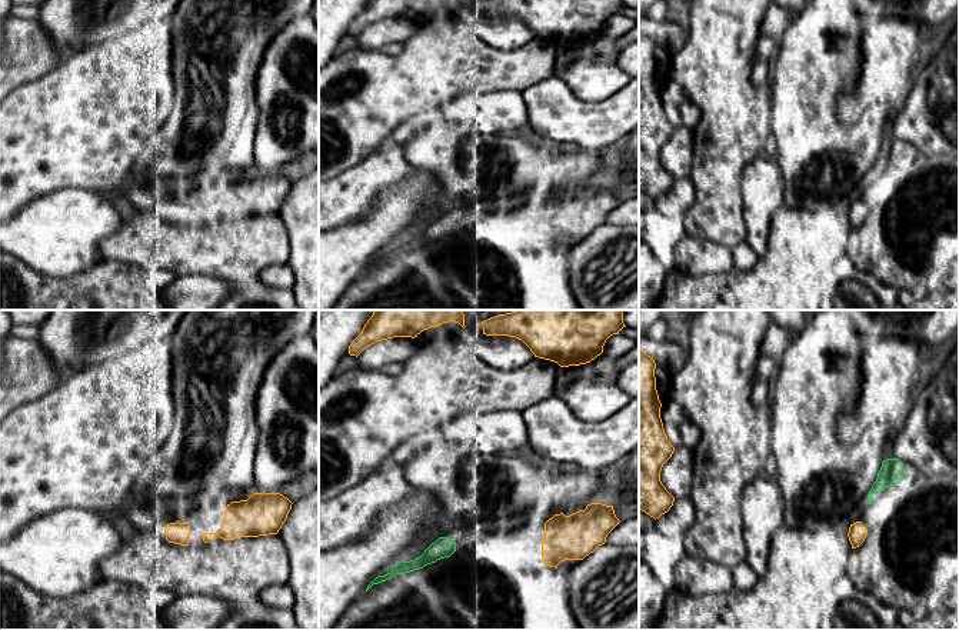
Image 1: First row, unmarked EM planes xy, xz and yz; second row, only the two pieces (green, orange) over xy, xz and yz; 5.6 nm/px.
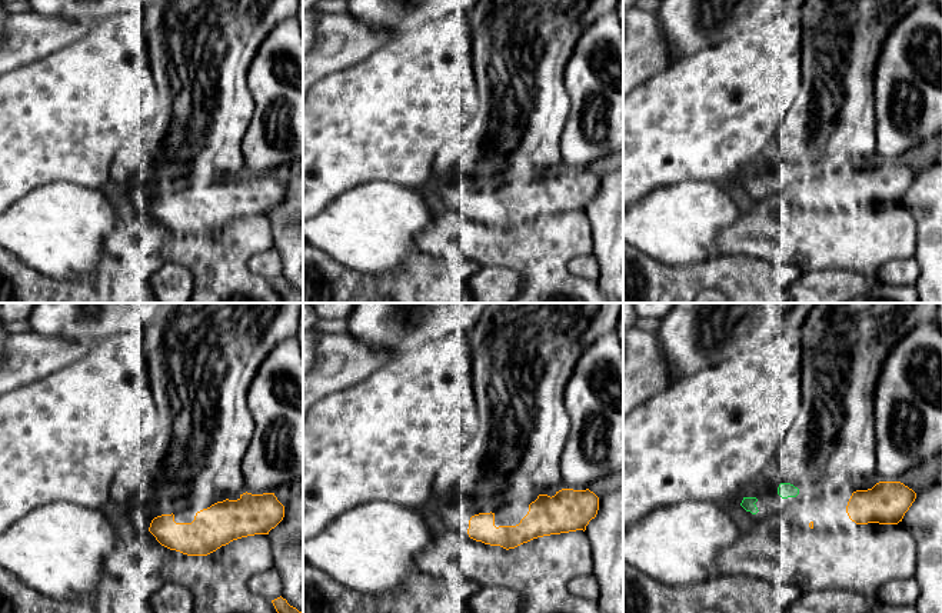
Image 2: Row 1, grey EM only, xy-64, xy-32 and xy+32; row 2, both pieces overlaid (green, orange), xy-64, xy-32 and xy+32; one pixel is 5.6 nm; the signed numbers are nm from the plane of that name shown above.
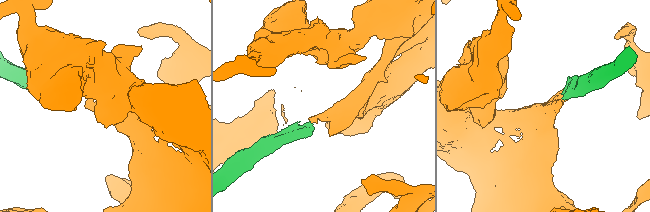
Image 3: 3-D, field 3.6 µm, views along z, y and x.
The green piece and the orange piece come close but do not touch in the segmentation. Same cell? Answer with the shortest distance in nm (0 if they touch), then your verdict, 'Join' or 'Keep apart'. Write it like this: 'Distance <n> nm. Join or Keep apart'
Distance 110 nm. Join

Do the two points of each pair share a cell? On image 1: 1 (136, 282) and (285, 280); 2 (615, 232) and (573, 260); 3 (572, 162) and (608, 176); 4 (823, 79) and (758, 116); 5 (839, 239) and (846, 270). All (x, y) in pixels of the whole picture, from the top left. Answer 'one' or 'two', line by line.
1: two
2: one
3: two
4: two
5: one

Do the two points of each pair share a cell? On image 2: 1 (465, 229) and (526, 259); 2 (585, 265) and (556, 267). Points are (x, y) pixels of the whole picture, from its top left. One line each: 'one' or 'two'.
1: one
2: one

